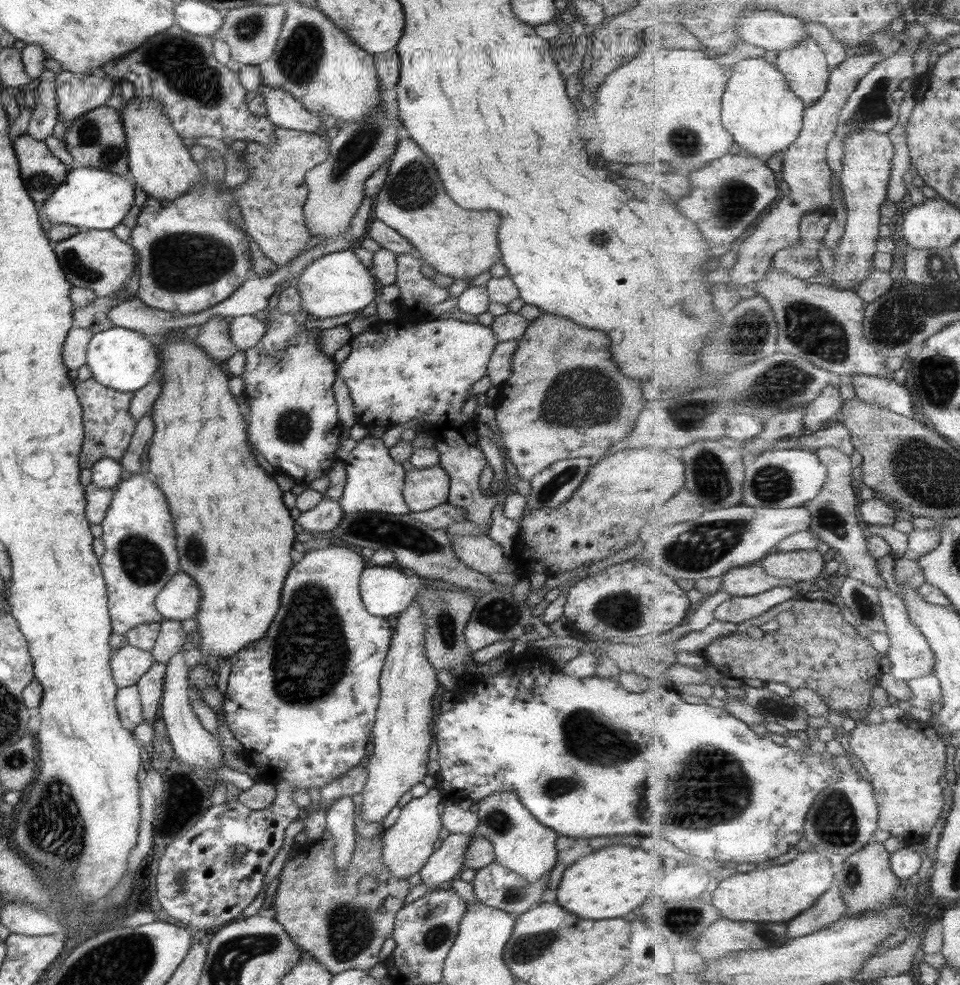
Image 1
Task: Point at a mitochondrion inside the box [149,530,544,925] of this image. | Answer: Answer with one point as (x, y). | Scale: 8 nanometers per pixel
(311, 624)

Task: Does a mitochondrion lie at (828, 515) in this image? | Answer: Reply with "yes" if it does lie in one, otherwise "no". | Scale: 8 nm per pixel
yes

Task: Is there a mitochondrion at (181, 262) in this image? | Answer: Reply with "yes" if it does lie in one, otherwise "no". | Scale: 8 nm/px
yes

